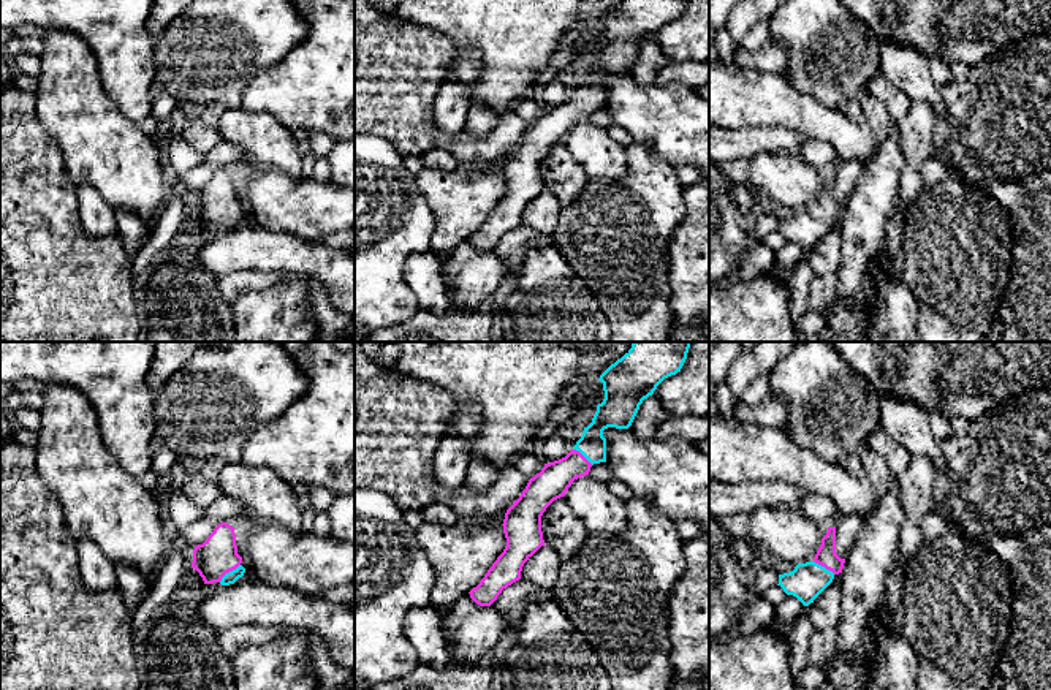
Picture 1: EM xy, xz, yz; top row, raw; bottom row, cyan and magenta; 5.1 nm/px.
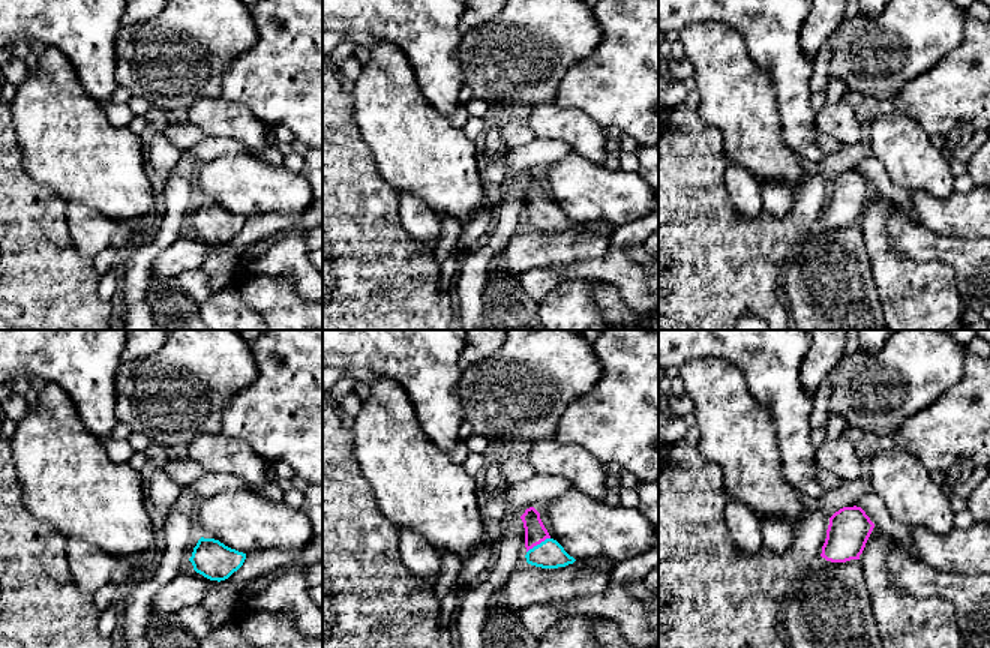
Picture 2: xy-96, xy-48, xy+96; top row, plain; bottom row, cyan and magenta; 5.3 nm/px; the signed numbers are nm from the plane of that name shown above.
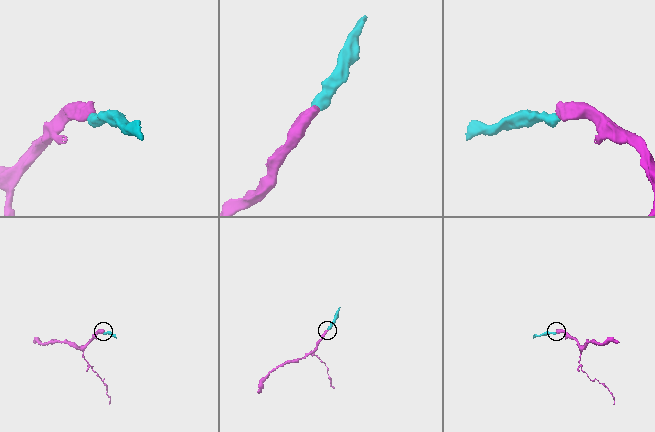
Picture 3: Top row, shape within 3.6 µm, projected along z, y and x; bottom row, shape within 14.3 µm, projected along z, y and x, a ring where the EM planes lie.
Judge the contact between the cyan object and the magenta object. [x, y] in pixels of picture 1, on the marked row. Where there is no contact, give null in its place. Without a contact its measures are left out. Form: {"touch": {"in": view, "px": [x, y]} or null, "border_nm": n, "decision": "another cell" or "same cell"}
{"touch": {"in": "xy", "px": [230, 572]}, "border_nm": 140, "decision": "same cell"}

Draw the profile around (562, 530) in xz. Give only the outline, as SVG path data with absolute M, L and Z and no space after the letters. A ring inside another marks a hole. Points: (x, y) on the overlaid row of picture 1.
M563 497L554 500L541 516L544 544L552 548L560 562L575 555L589 538L584 522Z

